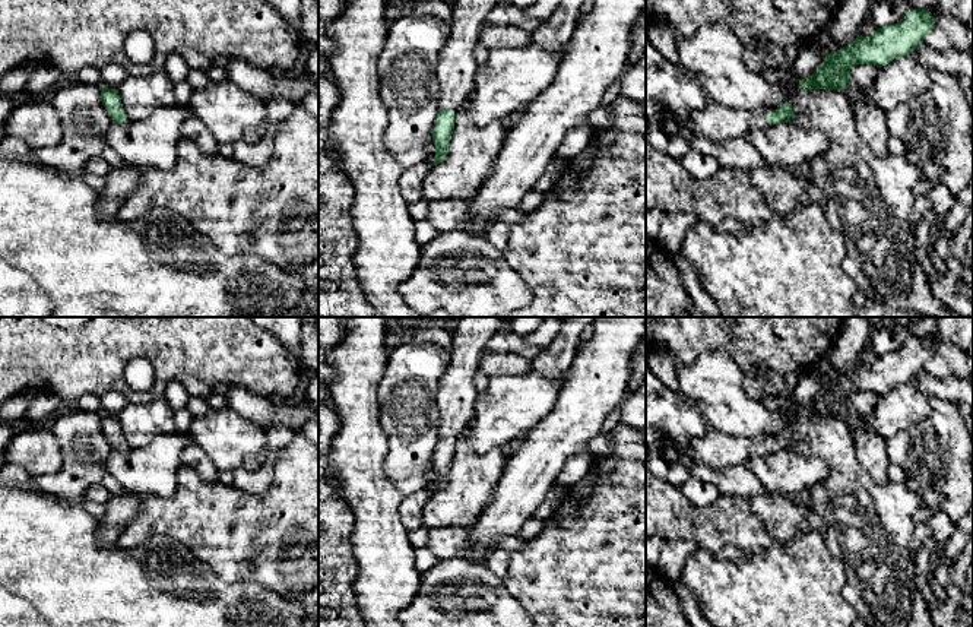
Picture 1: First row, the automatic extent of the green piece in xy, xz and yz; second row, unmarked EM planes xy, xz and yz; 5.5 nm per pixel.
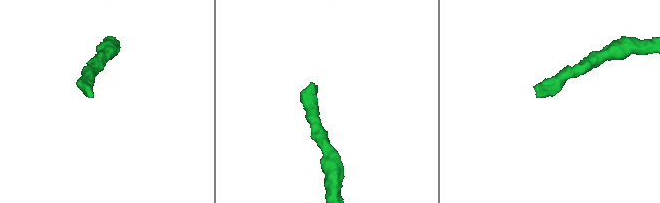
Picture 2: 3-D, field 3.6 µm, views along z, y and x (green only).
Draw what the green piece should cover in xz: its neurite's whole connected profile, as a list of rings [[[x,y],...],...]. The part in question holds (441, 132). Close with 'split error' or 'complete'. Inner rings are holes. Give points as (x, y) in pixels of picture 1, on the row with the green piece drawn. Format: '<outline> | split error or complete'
[[[453,0],[451,32],[437,63],[440,110],[431,130],[435,146],[432,167],[440,164],[449,151],[454,130],[454,111],[472,92],[478,64],[473,50],[479,31],[489,10],[500,0]]] | split error

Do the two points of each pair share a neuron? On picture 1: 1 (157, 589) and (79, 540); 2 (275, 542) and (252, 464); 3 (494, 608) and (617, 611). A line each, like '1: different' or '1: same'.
1: same
2: different
3: different

